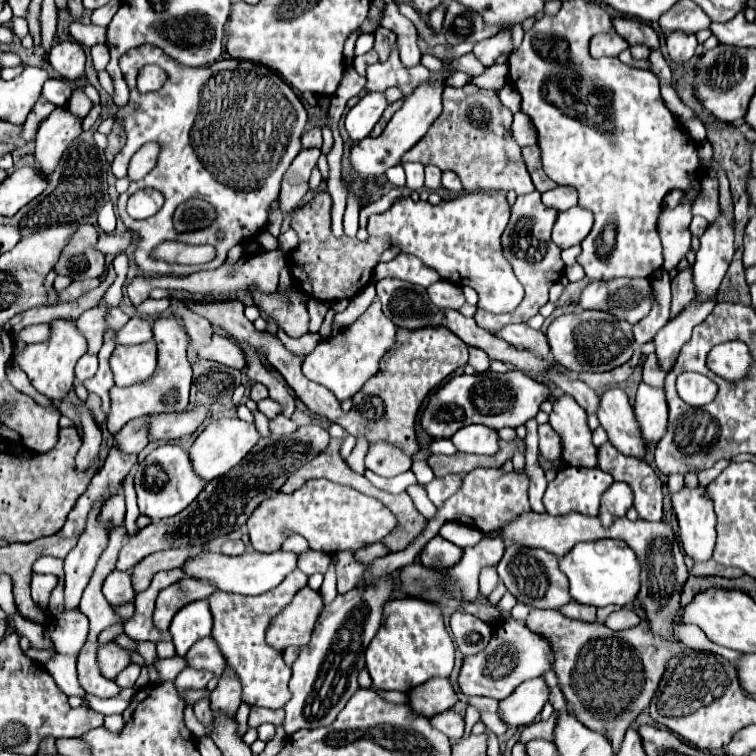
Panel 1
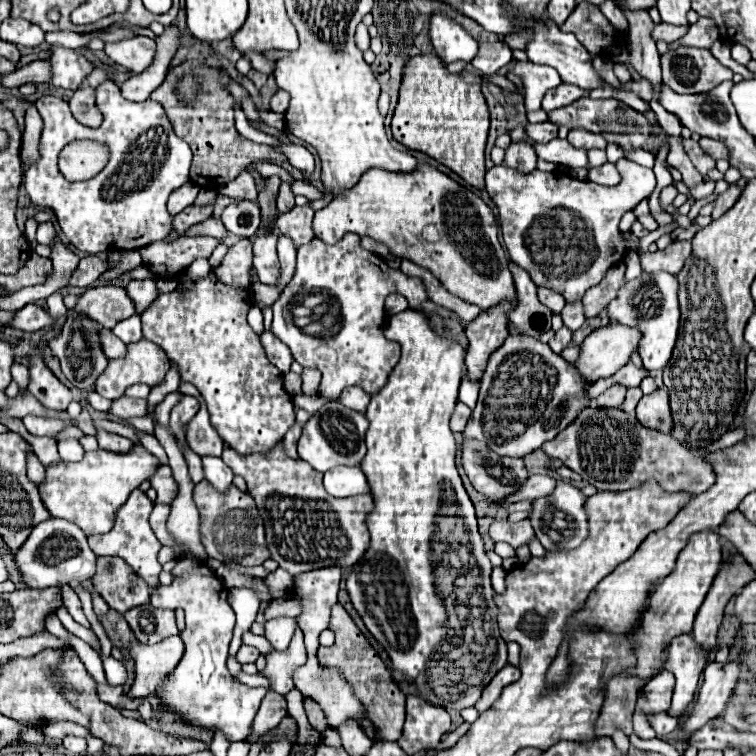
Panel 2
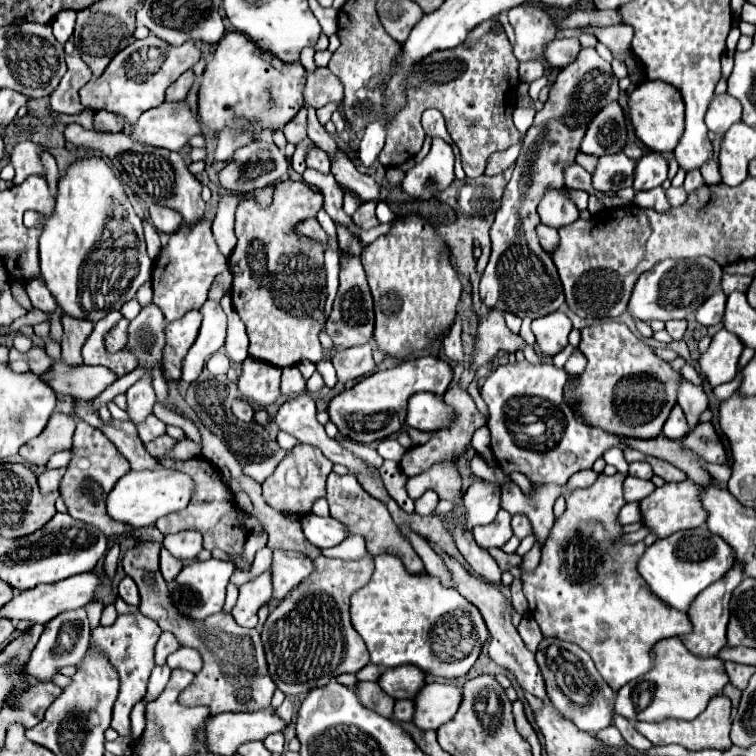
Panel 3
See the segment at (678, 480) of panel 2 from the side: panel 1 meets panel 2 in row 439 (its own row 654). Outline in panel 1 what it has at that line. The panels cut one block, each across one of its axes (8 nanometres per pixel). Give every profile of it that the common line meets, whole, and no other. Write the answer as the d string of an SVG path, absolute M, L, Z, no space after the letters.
M530 610L528 618L526 618L526 626L530 630L546 636L546 640L552 644L554 672L556 672L562 692L566 696L568 712L572 712L590 730L604 734L610 740L614 752L618 752L628 726L650 704L668 660L680 652L678 642L654 636L646 622L640 622L636 628L630 628L630 630L614 632L604 624L588 624L588 622L566 618L558 610Z

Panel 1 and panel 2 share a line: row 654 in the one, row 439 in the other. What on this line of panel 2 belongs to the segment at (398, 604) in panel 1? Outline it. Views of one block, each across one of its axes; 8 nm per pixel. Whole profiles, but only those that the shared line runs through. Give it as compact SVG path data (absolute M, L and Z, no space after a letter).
M404 310L402 314L392 316L388 326L384 328L384 336L402 346L402 360L390 372L388 382L384 384L384 388L380 388L370 398L370 404L366 408L366 418L370 422L368 432L366 432L368 452L366 452L366 458L362 460L360 468L368 476L370 492L374 496L374 510L368 514L370 548L352 566L352 574L346 580L346 590L350 594L350 600L352 600L354 608L358 610L364 624L368 626L370 634L386 648L394 668L416 682L416 688L418 688L420 696L424 700L428 700L430 704L436 704L436 706L442 706L442 708L452 708L452 710L462 710L462 708L474 706L476 700L482 694L482 692L470 692L470 690L474 690L476 686L478 686L478 690L482 690L494 678L494 674L508 664L508 660L506 660L506 642L498 634L496 606L494 606L494 600L492 600L492 594L494 594L492 584L490 584L492 564L490 564L488 556L486 556L484 542L482 542L482 538L478 534L474 506L472 506L472 502L470 502L470 498L468 498L468 494L466 494L466 490L462 486L462 480L458 476L458 470L456 470L456 462L454 462L456 460L456 442L454 442L452 430L448 426L448 420L450 420L450 416L454 412L454 406L458 402L458 386L460 386L462 374L464 374L464 348L458 344L458 336L464 332L464 326L458 322L458 318L450 316L450 318L446 318L444 328L446 328L448 336L440 336L436 330L432 330L428 316L424 312L418 312L418 310Z

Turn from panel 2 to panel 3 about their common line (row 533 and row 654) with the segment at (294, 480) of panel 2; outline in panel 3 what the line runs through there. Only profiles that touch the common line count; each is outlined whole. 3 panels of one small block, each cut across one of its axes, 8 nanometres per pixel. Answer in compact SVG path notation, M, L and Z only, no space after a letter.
M318 556L312 562L312 574L292 588L292 592L270 612L262 630L270 676L278 690L288 696L308 694L312 688L320 688L344 672L358 672L370 662L366 644L350 622L350 596L370 582L374 572L372 556L358 562Z

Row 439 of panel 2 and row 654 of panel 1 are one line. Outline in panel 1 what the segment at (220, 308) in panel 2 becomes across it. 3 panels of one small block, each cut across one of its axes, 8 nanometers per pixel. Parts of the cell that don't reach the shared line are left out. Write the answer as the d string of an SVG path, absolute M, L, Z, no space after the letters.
M294 570L284 578L284 582L278 588L260 596L240 596L240 594L216 590L208 598L212 616L214 616L212 638L216 640L226 660L226 668L230 668L242 684L242 702L250 706L276 710L290 700L288 680L292 670L284 662L282 652L276 652L276 648L272 648L266 642L266 630L268 630L268 624L274 620L274 616L278 616L280 610L284 610L284 606L292 602L292 596L296 596L296 592L306 586L306 582L308 582L308 576L300 570Z

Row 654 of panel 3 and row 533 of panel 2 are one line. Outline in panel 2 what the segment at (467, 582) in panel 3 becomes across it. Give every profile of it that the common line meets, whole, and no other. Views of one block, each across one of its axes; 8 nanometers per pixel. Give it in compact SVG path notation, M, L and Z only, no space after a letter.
M498 520L490 526L490 536L496 540L496 542L506 542L510 544L514 550L518 550L520 546L528 544L534 536L534 530L532 530L532 524L526 520L522 522L508 522L508 520Z

